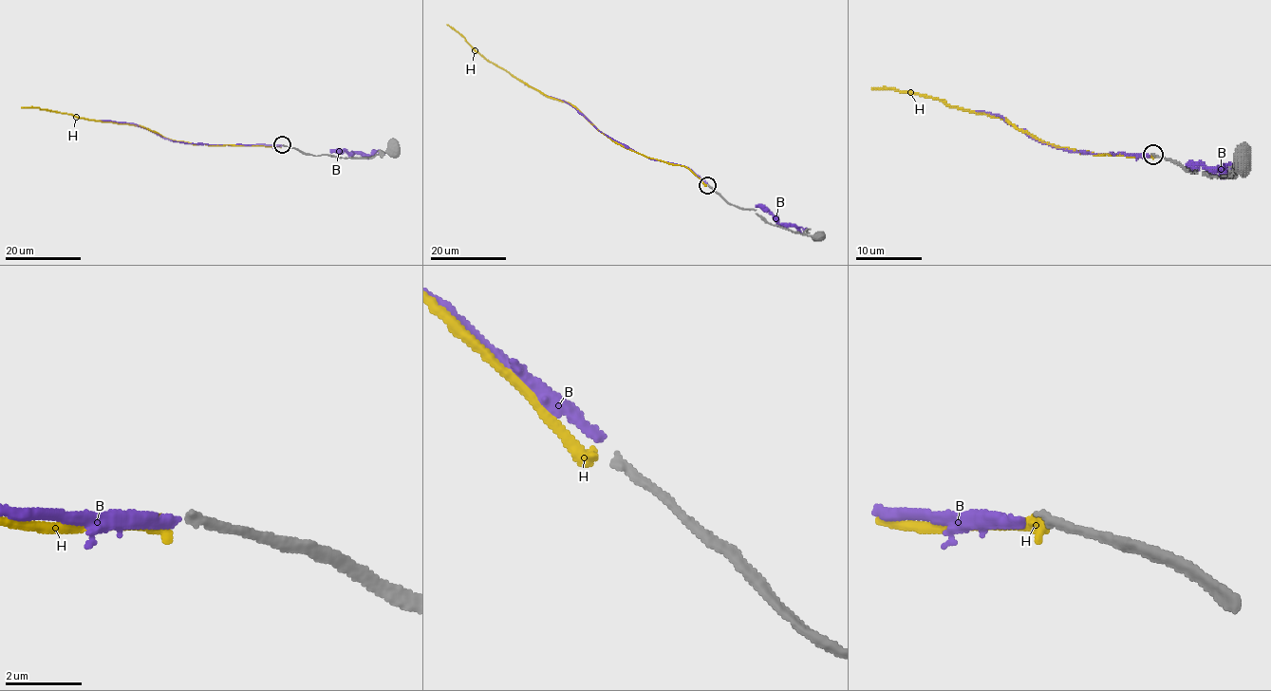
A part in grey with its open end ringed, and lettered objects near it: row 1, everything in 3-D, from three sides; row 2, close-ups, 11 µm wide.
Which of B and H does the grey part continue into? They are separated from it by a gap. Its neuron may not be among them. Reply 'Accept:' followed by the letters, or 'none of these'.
Accept: H

